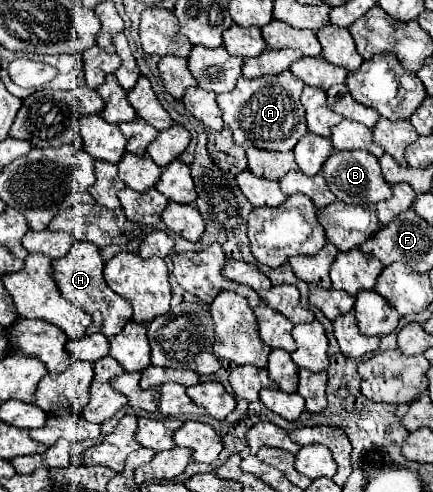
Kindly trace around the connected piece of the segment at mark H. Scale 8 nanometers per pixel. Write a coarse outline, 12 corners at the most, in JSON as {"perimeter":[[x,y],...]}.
{"perimeter":[[74,242],[52,260],[62,296],[106,338],[132,320],[128,300],[104,280],[94,244]]}

